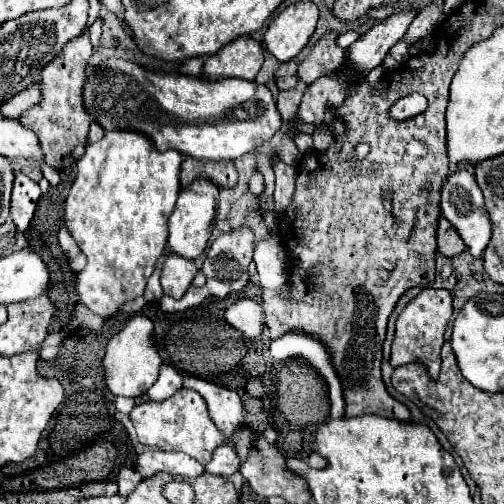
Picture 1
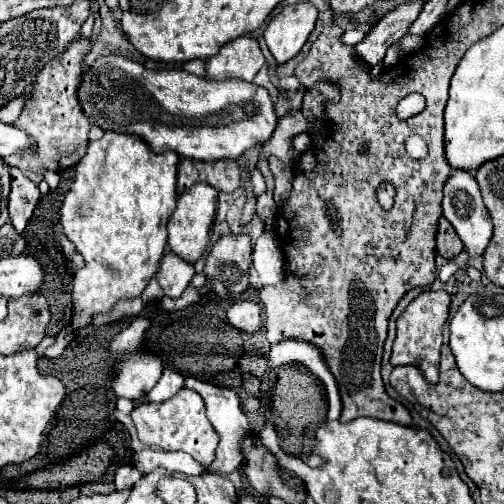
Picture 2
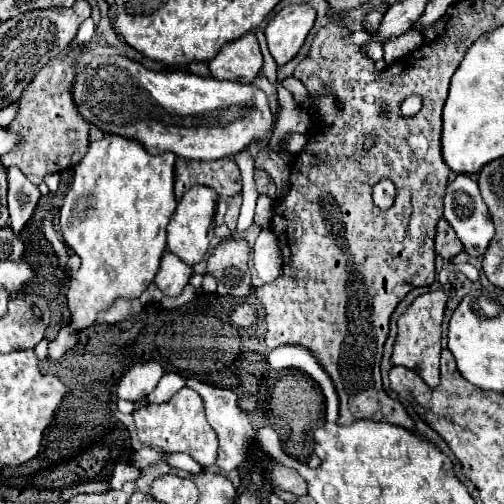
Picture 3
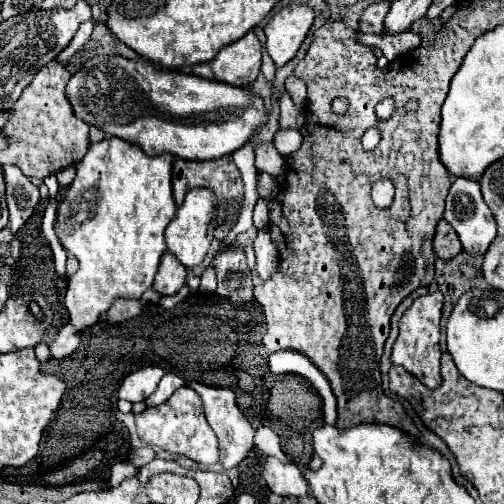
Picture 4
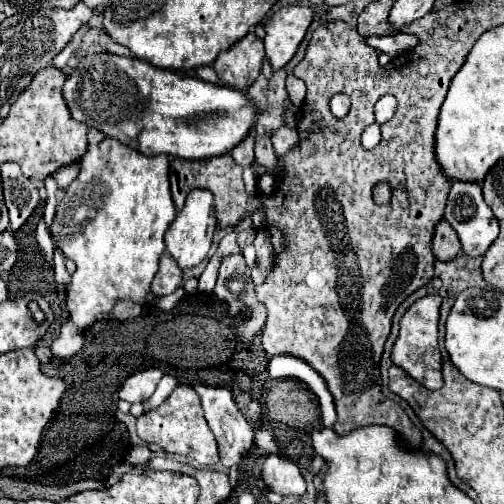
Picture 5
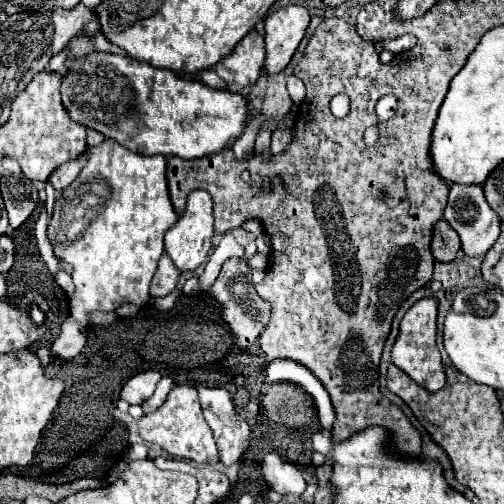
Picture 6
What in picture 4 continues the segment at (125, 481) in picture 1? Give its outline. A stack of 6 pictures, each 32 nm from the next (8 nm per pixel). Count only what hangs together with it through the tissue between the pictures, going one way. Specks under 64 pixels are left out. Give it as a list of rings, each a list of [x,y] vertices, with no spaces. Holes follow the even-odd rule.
[[[130,462],[116,463],[111,469],[111,476],[107,482],[108,487],[117,487],[126,477],[132,477],[138,473],[138,469]]]

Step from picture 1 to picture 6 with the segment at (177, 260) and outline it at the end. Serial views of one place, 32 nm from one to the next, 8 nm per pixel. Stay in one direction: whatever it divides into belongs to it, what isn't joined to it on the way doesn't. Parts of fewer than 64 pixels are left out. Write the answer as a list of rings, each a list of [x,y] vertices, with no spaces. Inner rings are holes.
[[[162,254],[160,262],[158,262],[158,270],[154,274],[154,280],[150,284],[150,296],[158,298],[158,296],[166,296],[172,290],[176,290],[176,284],[180,280],[180,270],[176,270],[176,264],[170,260],[168,254]]]

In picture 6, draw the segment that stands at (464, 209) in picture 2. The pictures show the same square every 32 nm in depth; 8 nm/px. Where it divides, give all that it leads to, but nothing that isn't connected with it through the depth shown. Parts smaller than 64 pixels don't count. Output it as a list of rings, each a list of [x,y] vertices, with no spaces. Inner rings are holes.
[[[452,184],[448,206],[444,210],[444,220],[448,220],[448,224],[458,232],[460,242],[462,242],[462,250],[468,256],[484,256],[500,234],[498,216],[492,212],[488,202],[484,200],[482,186],[476,186],[476,184],[470,184],[470,186]]]

